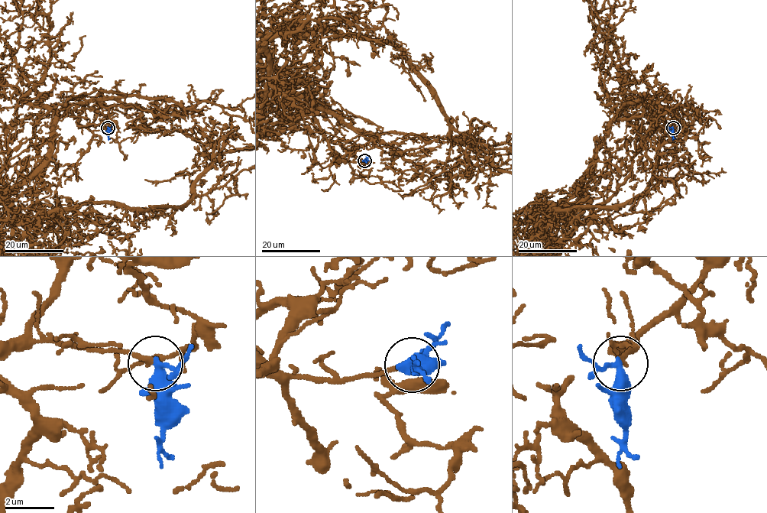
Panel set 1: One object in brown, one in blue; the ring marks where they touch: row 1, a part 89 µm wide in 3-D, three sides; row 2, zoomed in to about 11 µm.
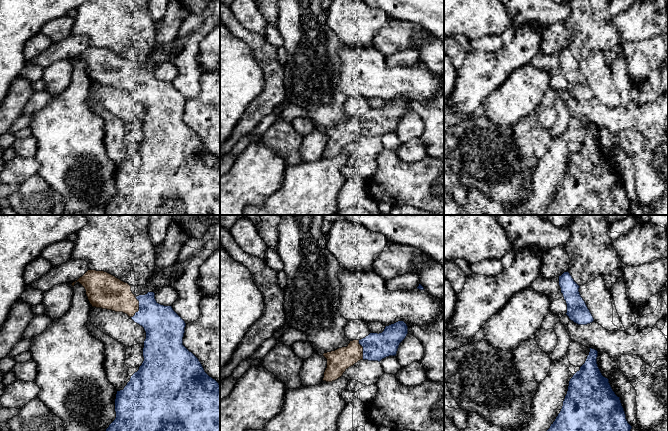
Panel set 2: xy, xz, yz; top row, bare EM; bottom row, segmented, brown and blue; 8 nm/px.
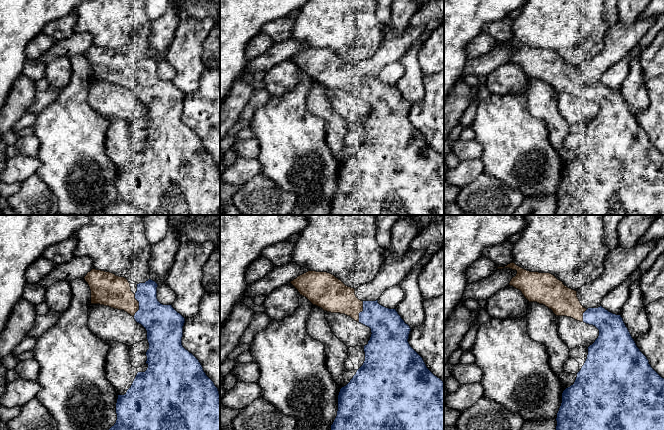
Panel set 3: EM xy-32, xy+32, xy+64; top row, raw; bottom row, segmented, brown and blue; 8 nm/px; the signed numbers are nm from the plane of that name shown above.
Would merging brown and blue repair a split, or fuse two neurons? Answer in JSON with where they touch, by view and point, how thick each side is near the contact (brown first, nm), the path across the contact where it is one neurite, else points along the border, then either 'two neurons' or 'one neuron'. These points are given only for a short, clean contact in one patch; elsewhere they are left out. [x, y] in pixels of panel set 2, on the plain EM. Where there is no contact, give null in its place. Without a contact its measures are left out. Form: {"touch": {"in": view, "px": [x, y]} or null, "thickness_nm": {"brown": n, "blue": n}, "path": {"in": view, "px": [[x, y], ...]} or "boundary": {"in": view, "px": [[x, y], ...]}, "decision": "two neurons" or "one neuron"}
{"touch": {"in": "xy", "px": [138, 83]}, "thickness_nm": {"brown": 260, "blue": 300}, "decision": "one neuron"}

